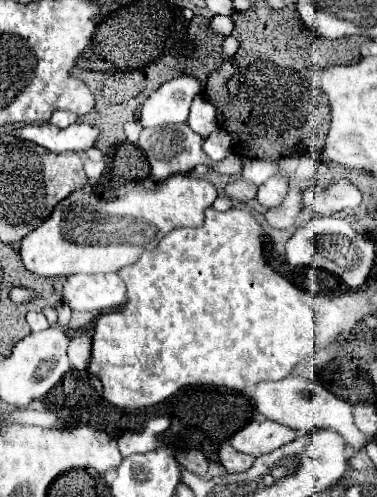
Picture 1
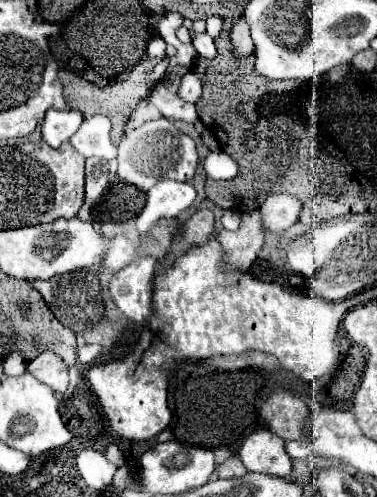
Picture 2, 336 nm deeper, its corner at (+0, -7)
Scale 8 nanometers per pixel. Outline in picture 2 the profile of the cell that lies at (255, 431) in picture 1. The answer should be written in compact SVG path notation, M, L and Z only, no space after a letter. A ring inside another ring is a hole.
M268 429L252 433L242 443L238 455L250 473L286 477L292 471L292 461L284 451L284 441Z

